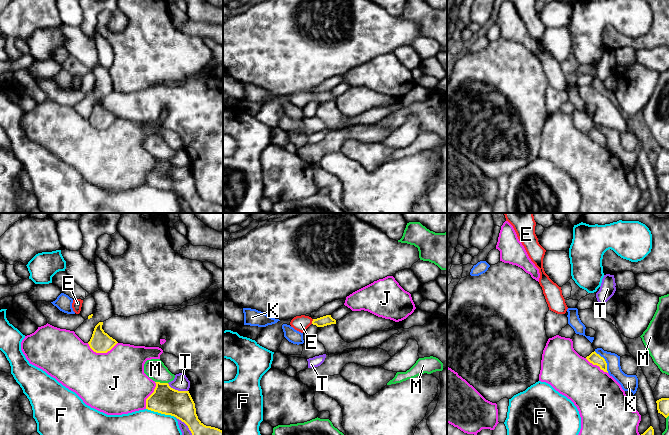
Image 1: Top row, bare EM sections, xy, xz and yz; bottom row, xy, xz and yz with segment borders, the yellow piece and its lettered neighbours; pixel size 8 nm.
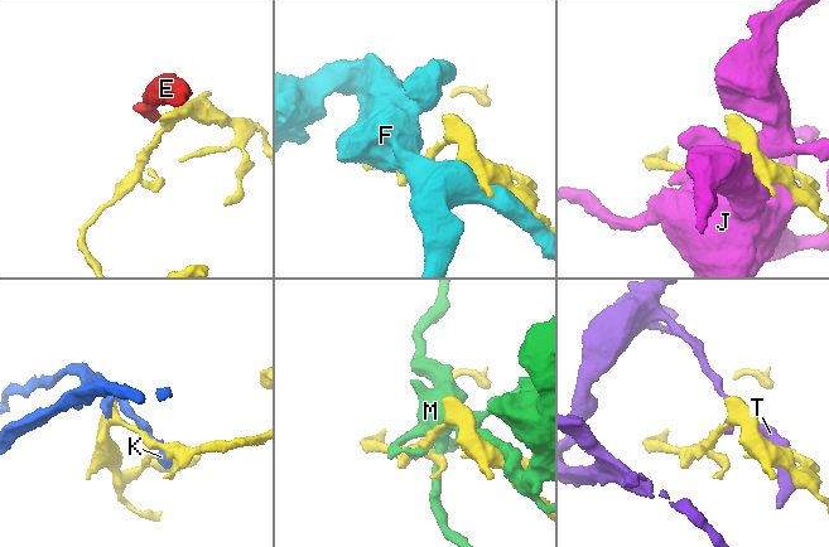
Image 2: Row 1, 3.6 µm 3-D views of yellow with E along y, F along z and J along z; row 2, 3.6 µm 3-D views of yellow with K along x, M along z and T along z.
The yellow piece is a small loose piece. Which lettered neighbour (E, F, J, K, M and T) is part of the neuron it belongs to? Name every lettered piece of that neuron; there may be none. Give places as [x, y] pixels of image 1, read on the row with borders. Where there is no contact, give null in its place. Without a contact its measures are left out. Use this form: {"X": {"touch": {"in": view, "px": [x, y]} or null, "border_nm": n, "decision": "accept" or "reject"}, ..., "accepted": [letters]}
{"E": {"touch": {"in": "xz", "px": [312, 321]}, "border_nm": 40, "decision": "accept"}, "F": {"touch": {"in": "xy", "px": [160, 412]}, "border_nm": 240, "decision": "reject"}, "J": {"touch": {"in": "xy", "px": [101, 352]}, "border_nm": 240, "decision": "reject"}, "K": {"touch": {"in": "yz", "px": [605, 361]}, "border_nm": 200, "decision": "reject"}, "M": {"touch": {"in": "xy", "px": [161, 383]}, "border_nm": 110, "decision": "reject"}, "T": {"touch": {"in": "xy", "px": [177, 390]}, "border_nm": 180, "decision": "reject"}, "accepted": ["E"]}

